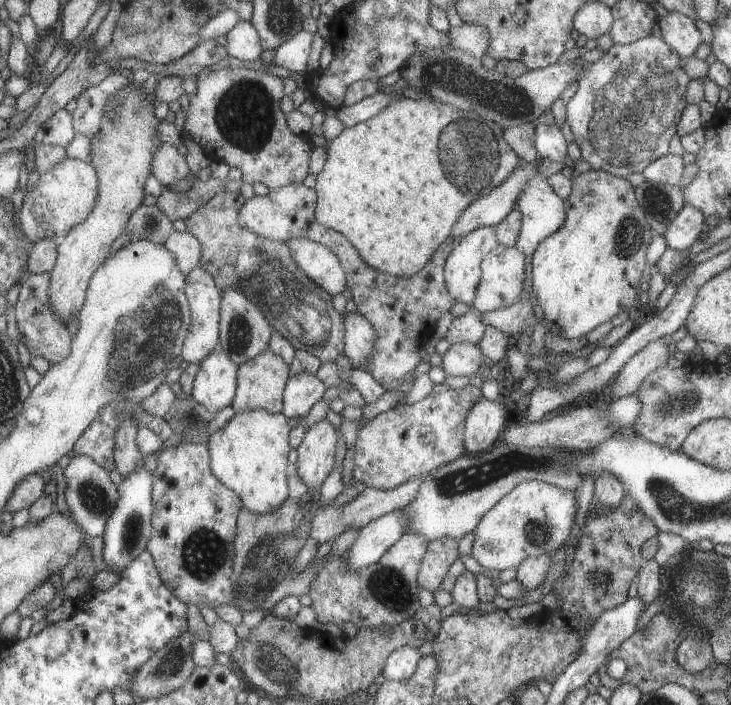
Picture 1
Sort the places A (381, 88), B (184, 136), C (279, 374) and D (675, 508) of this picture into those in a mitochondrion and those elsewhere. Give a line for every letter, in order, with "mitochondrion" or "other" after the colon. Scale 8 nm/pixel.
A: other
B: other
C: other
D: mitochondrion

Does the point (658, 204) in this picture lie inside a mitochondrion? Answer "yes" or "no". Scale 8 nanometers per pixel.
yes

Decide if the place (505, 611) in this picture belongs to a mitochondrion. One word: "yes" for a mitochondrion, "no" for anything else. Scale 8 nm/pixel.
no

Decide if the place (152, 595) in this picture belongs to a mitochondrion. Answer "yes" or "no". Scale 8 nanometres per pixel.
no

